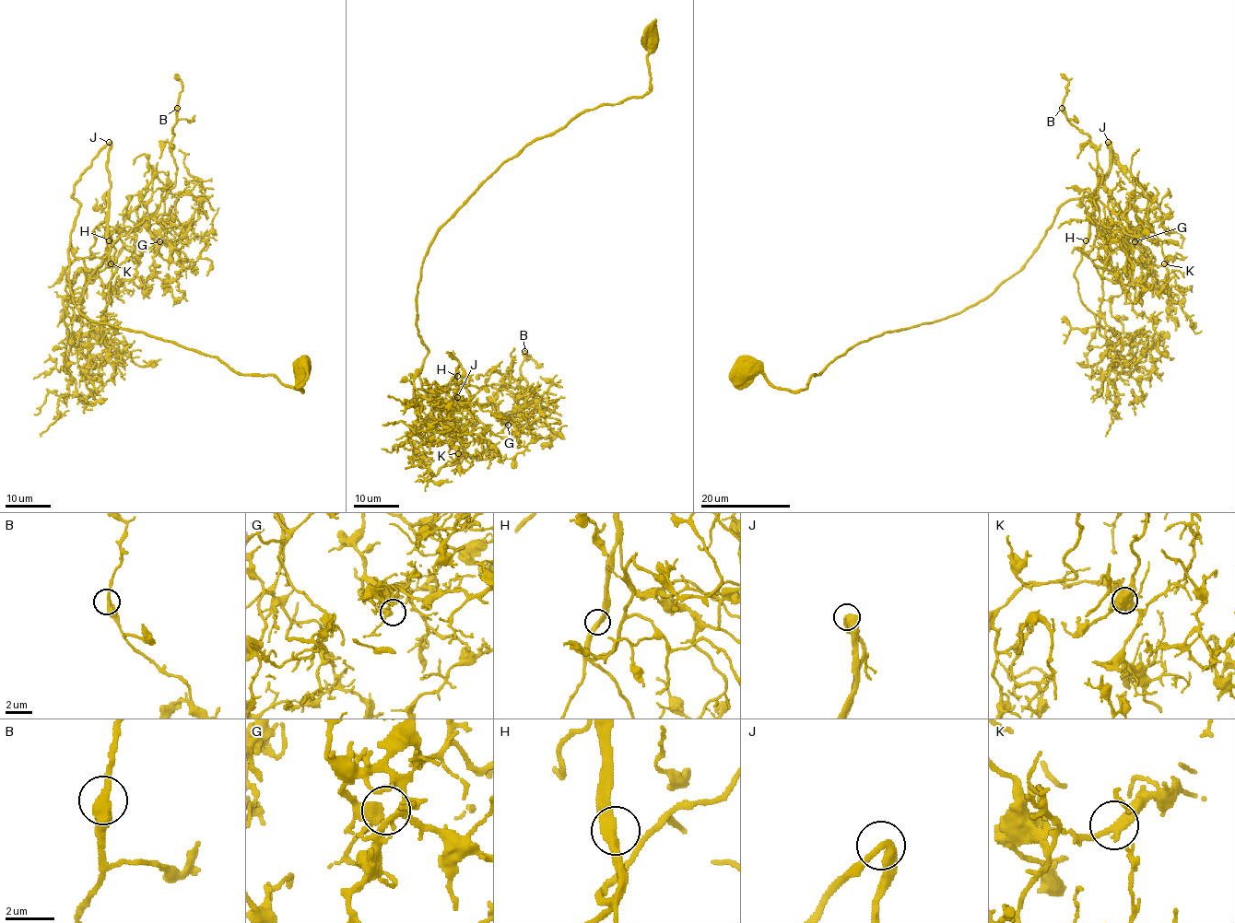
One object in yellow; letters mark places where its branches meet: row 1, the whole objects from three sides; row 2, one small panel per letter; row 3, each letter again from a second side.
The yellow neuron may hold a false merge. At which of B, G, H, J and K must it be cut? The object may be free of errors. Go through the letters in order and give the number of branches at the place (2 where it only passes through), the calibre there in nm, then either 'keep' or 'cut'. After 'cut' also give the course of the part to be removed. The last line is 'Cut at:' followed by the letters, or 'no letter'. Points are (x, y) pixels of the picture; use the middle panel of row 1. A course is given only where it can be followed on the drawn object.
B: 2 | 360 nm | keep
G: 2 | 380 nm | keep
H: 2 | 360 nm | keep
J: 2 | 420 nm | keep
K: 2 | 360 nm | keep
Cut at: no letter

